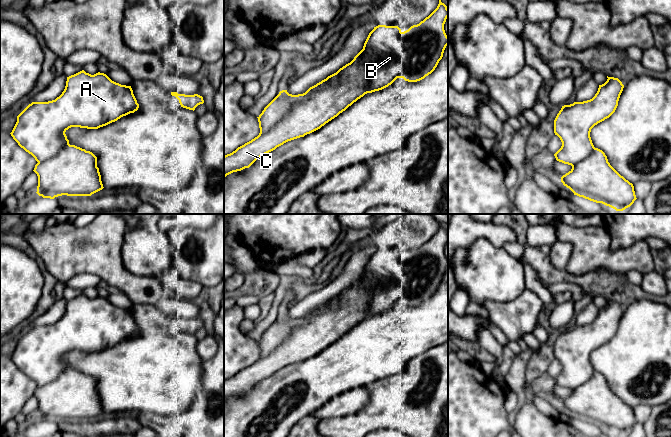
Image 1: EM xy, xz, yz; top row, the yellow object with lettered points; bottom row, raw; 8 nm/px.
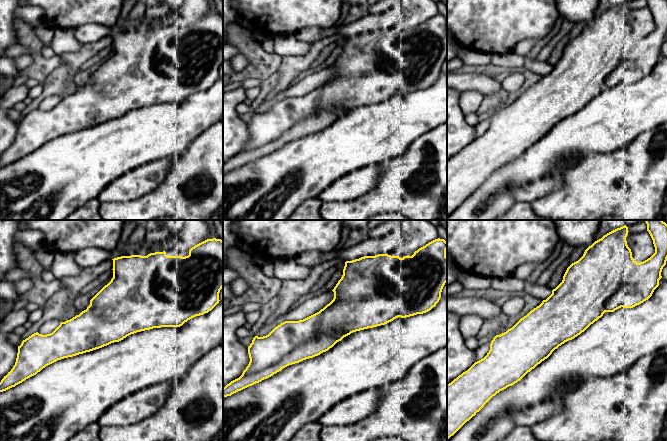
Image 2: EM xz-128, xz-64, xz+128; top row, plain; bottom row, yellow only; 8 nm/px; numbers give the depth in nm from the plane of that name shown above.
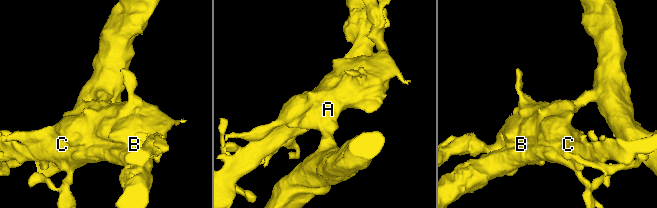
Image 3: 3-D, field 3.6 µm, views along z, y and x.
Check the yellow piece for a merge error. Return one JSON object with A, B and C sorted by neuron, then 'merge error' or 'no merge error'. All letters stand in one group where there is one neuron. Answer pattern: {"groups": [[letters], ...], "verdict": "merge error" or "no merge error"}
{"groups": [["A", "B"], ["C"]], "verdict": "merge error"}

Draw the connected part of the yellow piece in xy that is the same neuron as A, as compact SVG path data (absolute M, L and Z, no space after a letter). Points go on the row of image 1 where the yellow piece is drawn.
M82 70L67 77L64 91L55 100L29 104L17 116L10 134L37 162L44 162L70 145L65 134L69 128L98 129L134 113L138 108L131 86L116 83L104 73L91 75Z

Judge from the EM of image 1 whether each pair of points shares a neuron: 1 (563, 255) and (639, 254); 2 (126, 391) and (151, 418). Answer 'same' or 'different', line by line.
1: different
2: different

